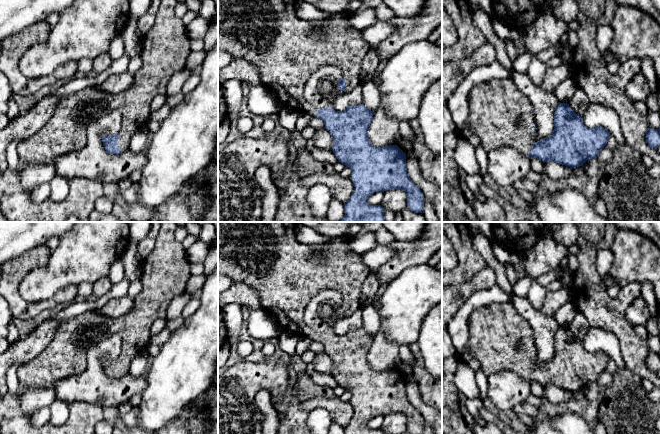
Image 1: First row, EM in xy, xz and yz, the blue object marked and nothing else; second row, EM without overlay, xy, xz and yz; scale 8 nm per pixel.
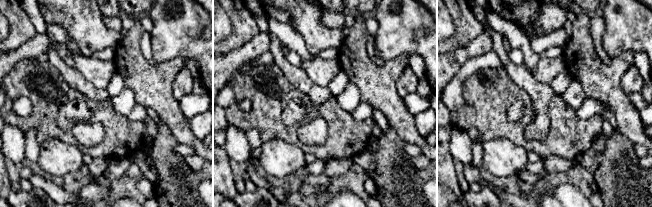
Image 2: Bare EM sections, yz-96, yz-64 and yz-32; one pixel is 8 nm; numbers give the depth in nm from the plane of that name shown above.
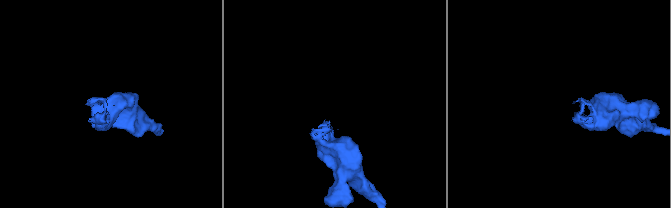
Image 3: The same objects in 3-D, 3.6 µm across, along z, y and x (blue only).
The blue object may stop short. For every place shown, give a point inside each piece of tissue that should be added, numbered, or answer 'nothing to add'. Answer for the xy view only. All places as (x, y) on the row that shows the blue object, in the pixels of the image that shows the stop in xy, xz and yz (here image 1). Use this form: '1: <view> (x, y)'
1: xy (165, 48)

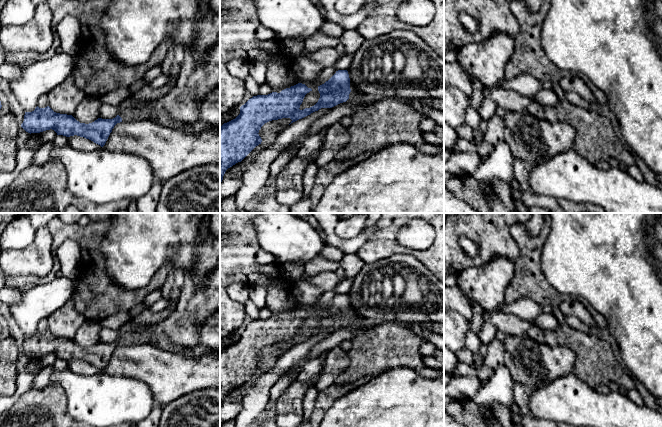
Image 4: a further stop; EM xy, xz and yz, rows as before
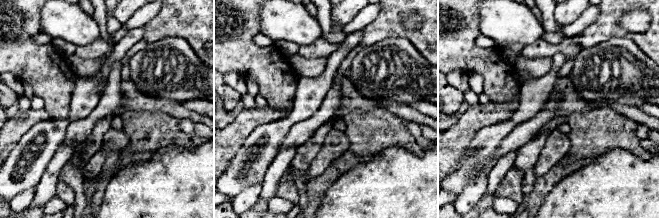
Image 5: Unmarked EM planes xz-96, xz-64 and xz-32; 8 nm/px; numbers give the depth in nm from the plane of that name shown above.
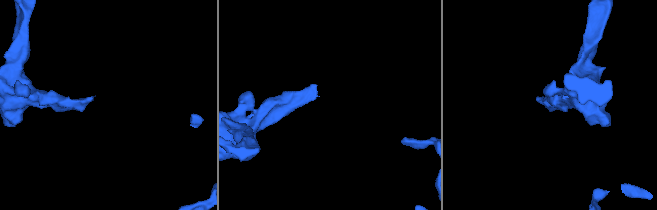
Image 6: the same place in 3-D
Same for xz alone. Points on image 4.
1: xz (354, 96)

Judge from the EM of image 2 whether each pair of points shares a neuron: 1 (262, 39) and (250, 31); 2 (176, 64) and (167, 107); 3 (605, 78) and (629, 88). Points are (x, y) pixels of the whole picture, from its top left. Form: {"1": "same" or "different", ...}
{"1": "different", "2": "same", "3": "different"}

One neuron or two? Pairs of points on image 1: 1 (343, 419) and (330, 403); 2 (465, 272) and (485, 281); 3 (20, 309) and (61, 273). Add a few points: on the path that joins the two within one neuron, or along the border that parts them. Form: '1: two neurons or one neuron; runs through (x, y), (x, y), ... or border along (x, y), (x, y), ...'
1: one neuron; runs through (341, 415), (334, 407)
2: two neurons; border along (486, 265), (469, 280), (452, 285)
3: two neurons; border along (18, 285), (20, 295), (28, 301), (52, 298)

